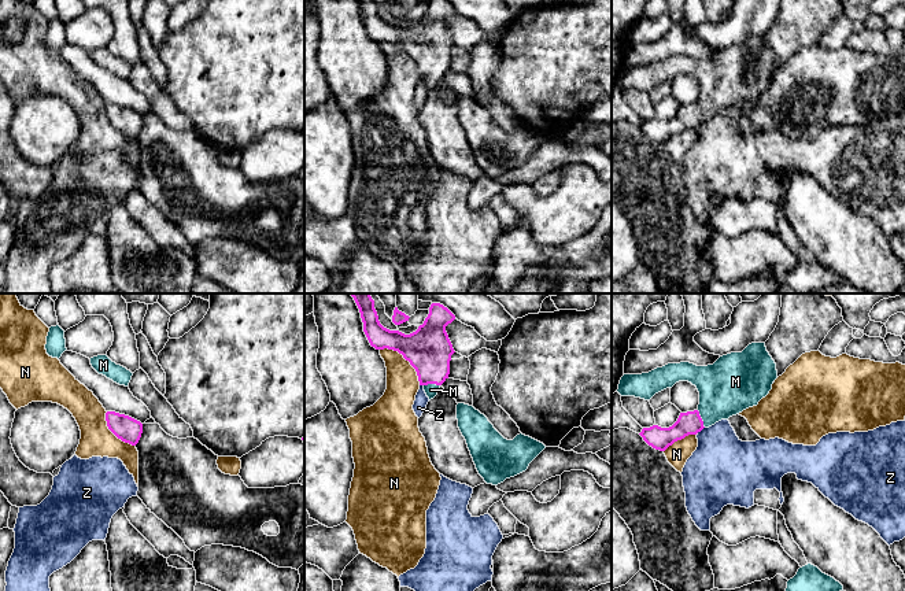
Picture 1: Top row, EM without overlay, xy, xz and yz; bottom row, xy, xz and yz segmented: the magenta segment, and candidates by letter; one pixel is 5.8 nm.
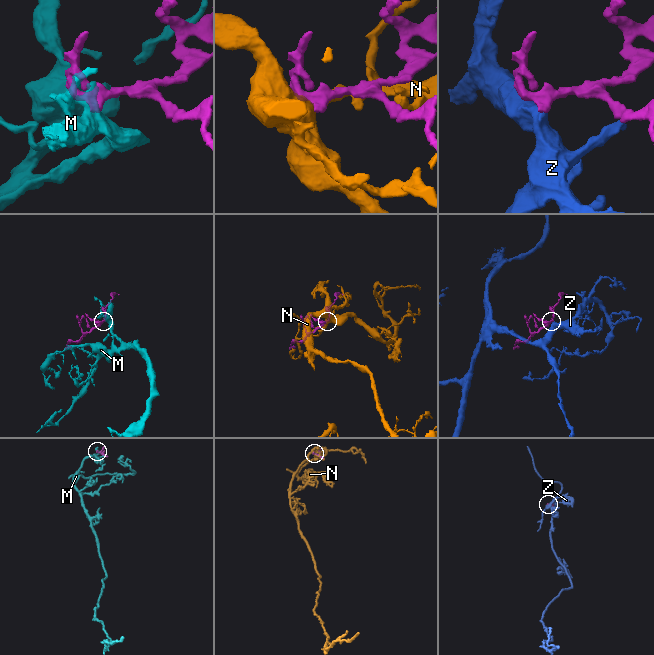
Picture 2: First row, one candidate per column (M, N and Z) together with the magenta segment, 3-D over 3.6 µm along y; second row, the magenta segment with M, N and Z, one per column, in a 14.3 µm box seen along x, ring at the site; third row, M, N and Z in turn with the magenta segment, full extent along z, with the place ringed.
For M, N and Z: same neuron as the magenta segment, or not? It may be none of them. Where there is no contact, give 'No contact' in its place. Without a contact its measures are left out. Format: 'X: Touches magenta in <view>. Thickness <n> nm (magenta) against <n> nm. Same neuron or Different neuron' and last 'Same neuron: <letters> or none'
M: Touches magenta in yz. Thickness 140 nm (magenta) against 320 nm. Same neuron
N: Touches magenta in xz. Thickness 260 nm (magenta) against 190 nm. Different neuron
Z: Touches magenta in yz. Thickness 140 nm (magenta) against 380 nm. Different neuron
Same neuron: M

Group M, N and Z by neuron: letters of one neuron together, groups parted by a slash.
M / N / Z

